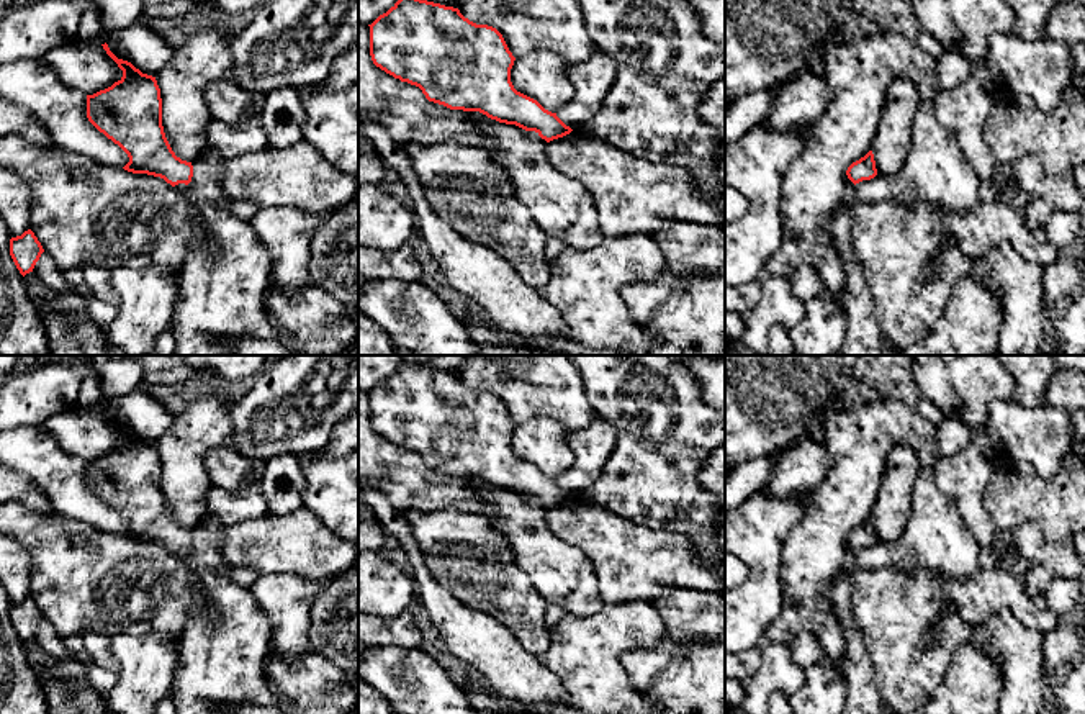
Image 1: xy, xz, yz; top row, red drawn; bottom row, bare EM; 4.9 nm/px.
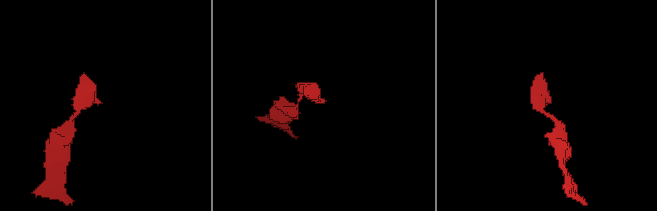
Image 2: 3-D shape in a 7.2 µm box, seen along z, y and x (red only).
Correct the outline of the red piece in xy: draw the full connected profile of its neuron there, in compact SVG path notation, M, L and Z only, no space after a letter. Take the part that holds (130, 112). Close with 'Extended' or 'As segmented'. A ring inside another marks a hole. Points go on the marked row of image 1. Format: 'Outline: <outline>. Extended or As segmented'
Outline: M106 43L101 46L123 70L123 77L111 87L87 95L88 121L128 154L124 170L160 177L172 187L188 185L193 165L177 157L165 138L155 77L118 59Z. As segmented

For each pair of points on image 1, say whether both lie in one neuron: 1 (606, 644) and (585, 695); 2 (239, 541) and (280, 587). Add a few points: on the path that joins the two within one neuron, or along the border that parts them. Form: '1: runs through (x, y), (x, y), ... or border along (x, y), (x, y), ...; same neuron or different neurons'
1: runs through (593, 657), (593, 682); same neuron
2: border along (261, 573), (295, 573), (308, 580); different neurons

